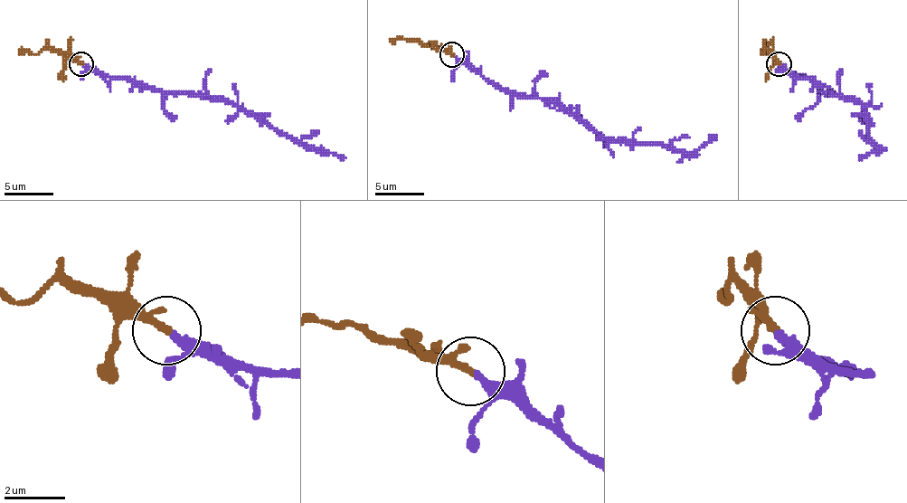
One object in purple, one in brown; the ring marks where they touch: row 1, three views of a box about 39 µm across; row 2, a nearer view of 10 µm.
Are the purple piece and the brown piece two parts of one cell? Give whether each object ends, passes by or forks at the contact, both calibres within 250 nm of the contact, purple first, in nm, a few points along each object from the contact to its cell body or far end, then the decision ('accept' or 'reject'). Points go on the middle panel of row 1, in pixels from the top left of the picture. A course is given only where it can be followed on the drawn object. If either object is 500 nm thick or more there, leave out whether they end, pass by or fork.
purple ends | brown passes by | 320/190 nm | purple via (454, 53), (503, 88), (527, 95), (554, 98), (613, 139), (655, 142), (686, 152), (703, 147), (716, 135) | brown via (451, 53), (420, 42), (390, 39) | accept

